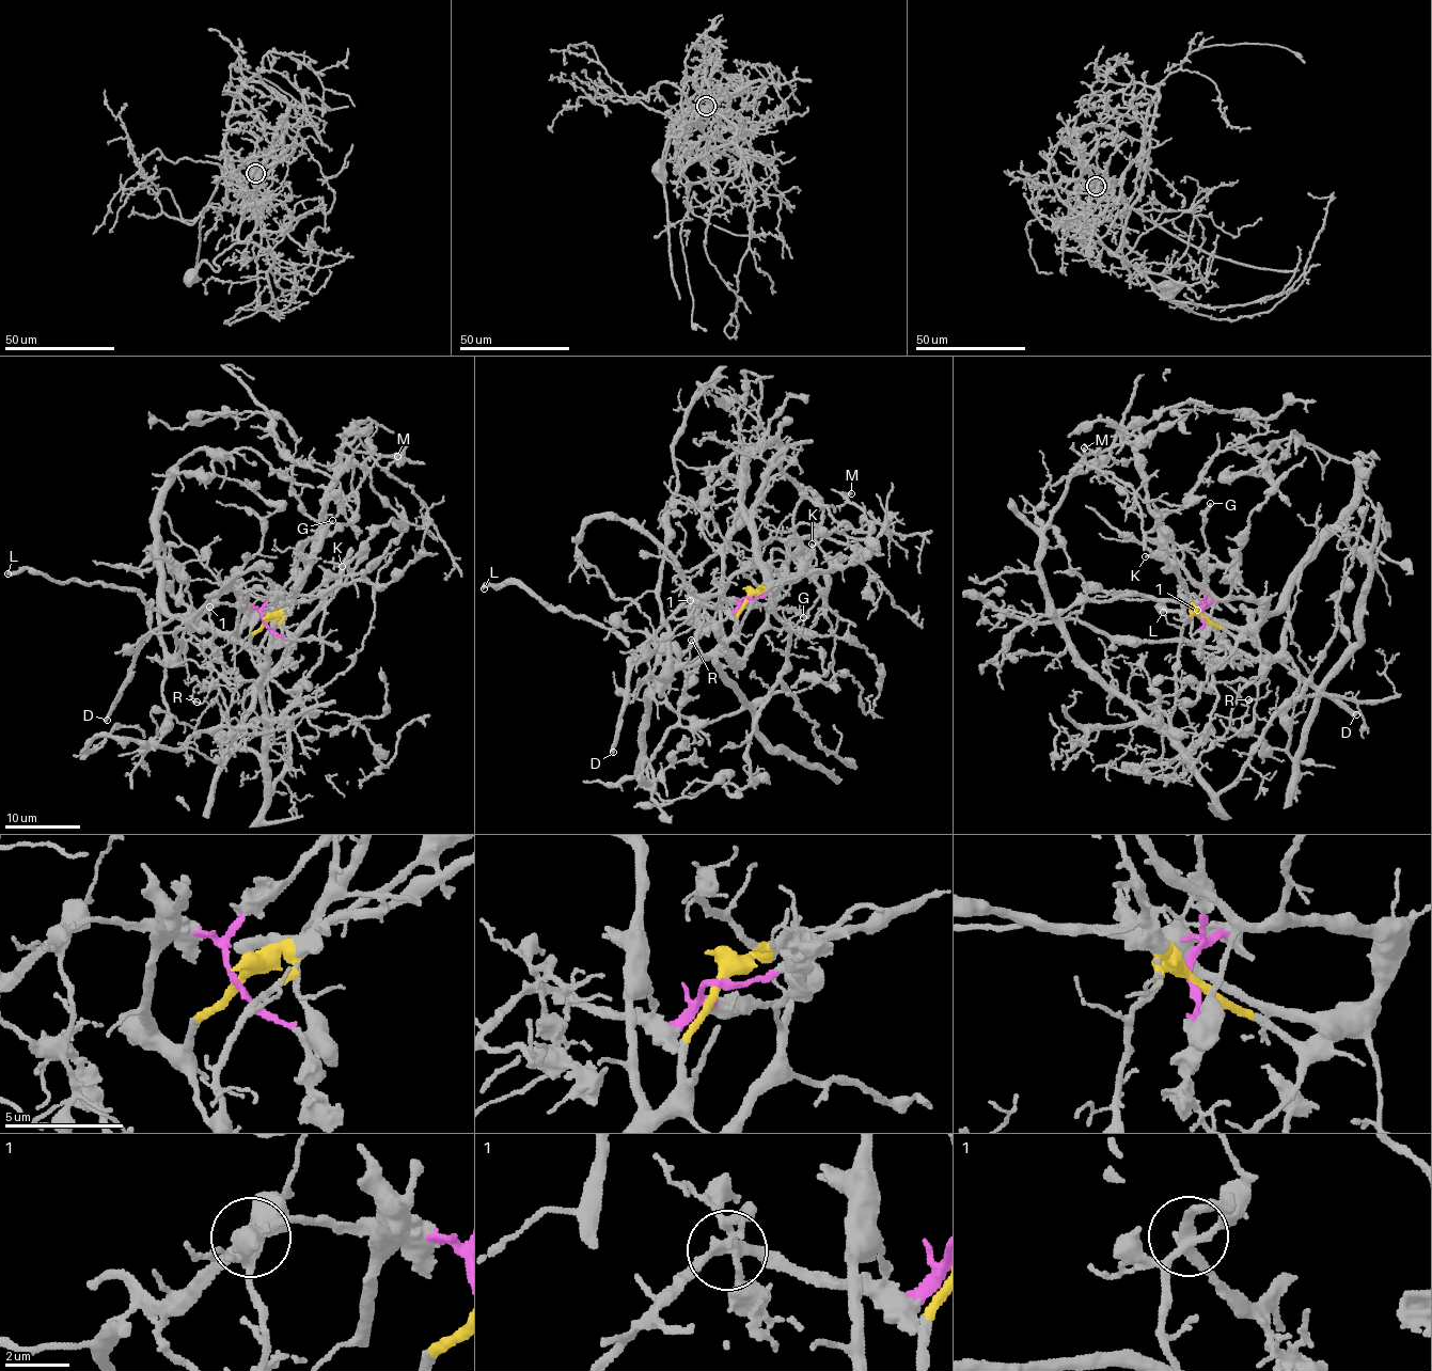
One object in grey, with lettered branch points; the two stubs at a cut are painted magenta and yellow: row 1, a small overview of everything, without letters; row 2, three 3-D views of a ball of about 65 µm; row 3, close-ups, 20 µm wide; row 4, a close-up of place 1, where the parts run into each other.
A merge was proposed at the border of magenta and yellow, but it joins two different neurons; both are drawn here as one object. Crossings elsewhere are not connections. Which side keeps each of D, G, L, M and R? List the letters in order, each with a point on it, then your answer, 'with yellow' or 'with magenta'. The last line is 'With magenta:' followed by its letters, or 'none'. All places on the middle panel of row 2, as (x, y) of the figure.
D: (613, 752) | with magenta
G: (803, 617) | with magenta
L: (484, 588) | with magenta
M: (851, 493) | with yellow
R: (691, 640) | with yellow
With magenta: D, G, L

